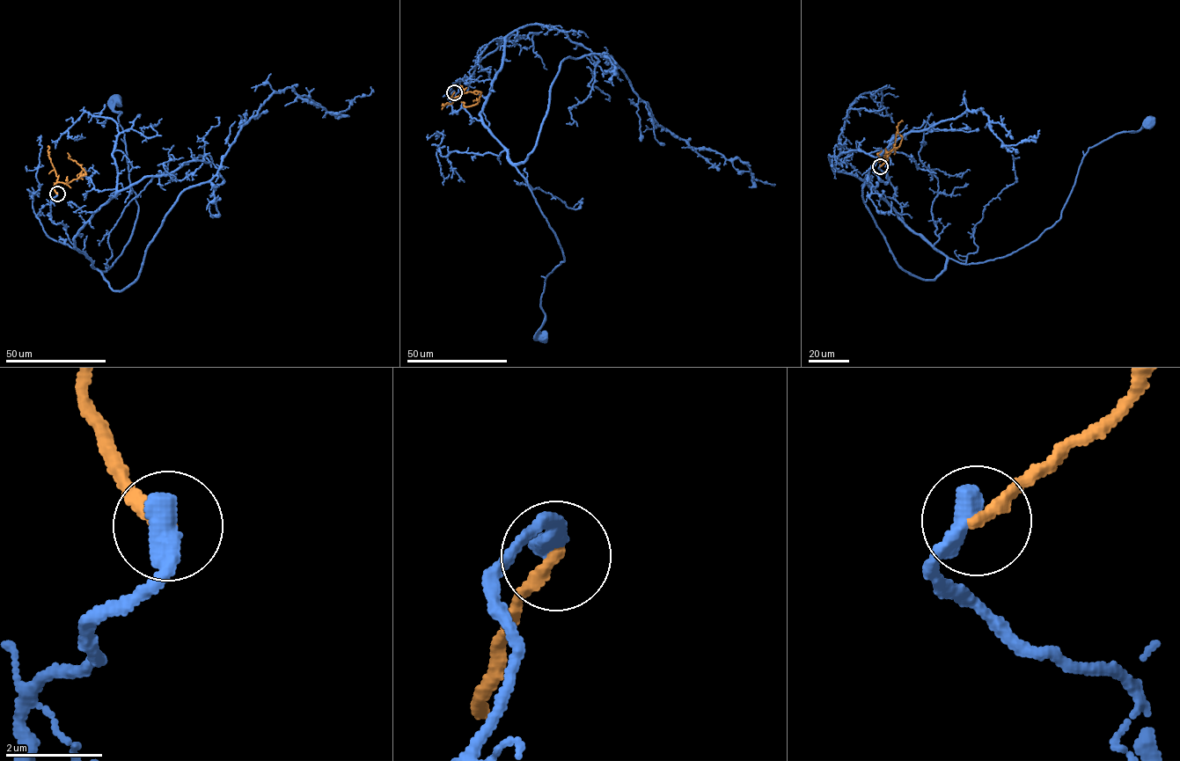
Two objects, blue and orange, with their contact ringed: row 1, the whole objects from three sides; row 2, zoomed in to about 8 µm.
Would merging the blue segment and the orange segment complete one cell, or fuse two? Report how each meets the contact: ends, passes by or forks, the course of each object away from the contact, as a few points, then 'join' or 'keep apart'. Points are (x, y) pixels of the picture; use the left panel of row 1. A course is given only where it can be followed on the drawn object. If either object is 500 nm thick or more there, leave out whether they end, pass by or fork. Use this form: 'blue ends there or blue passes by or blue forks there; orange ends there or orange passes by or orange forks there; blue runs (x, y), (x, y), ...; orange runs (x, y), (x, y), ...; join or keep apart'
blue runs (57, 193), (51, 220), (106, 271), (138, 209), (117, 100); orange runs (57, 193), (54, 188), (56, 183), (69, 183), (86, 173), (75, 160), (68, 157), (67, 152); join

